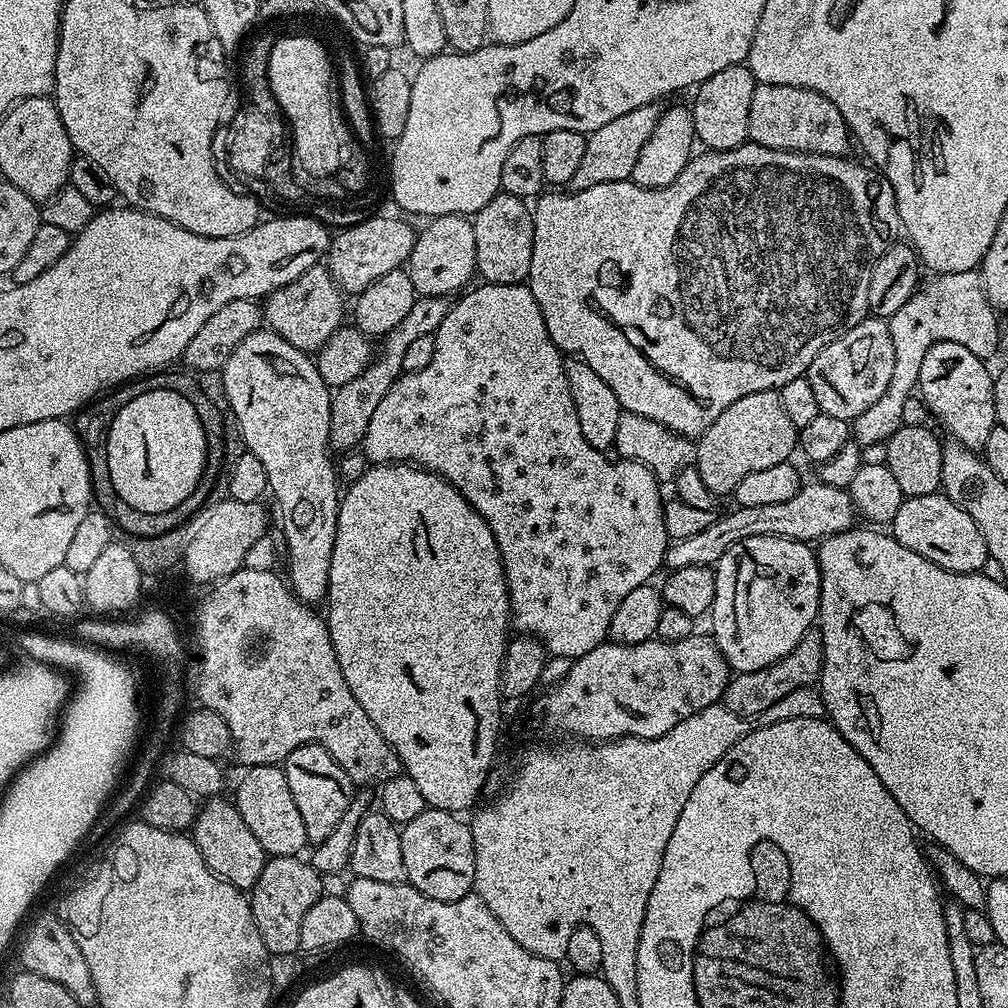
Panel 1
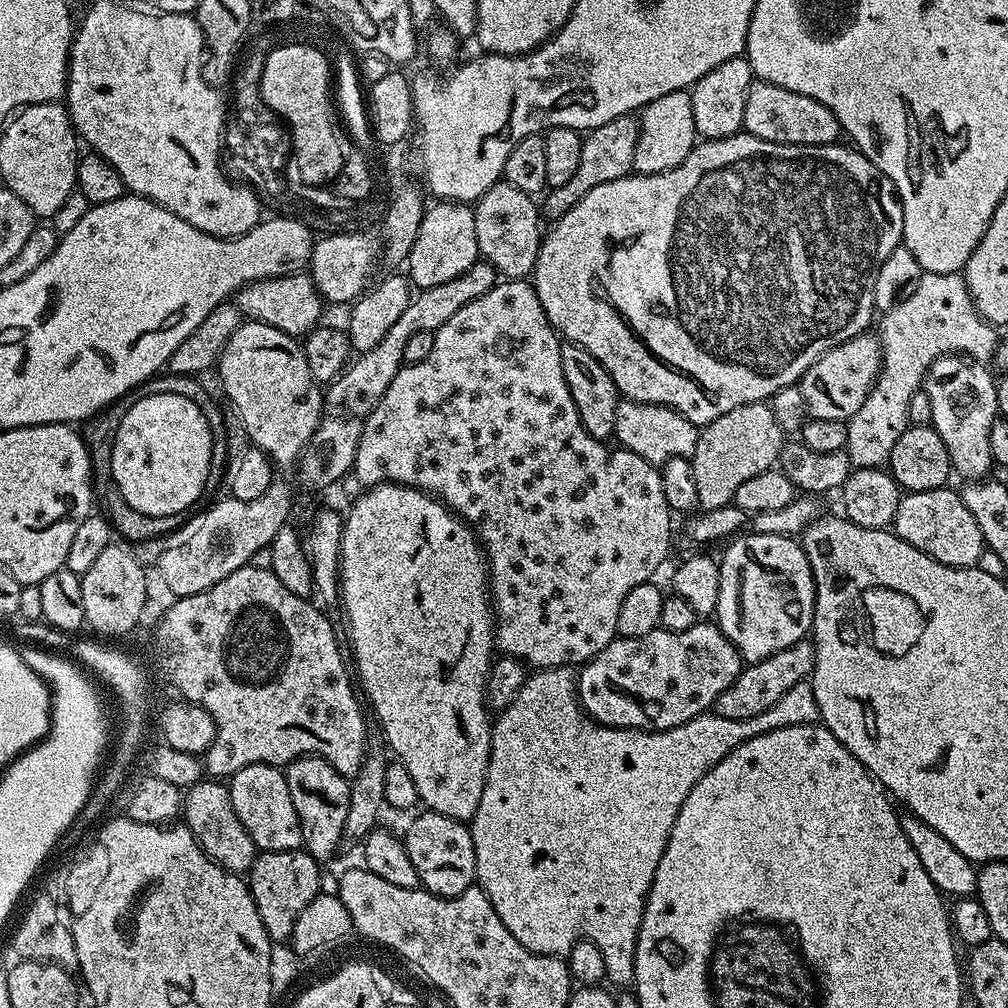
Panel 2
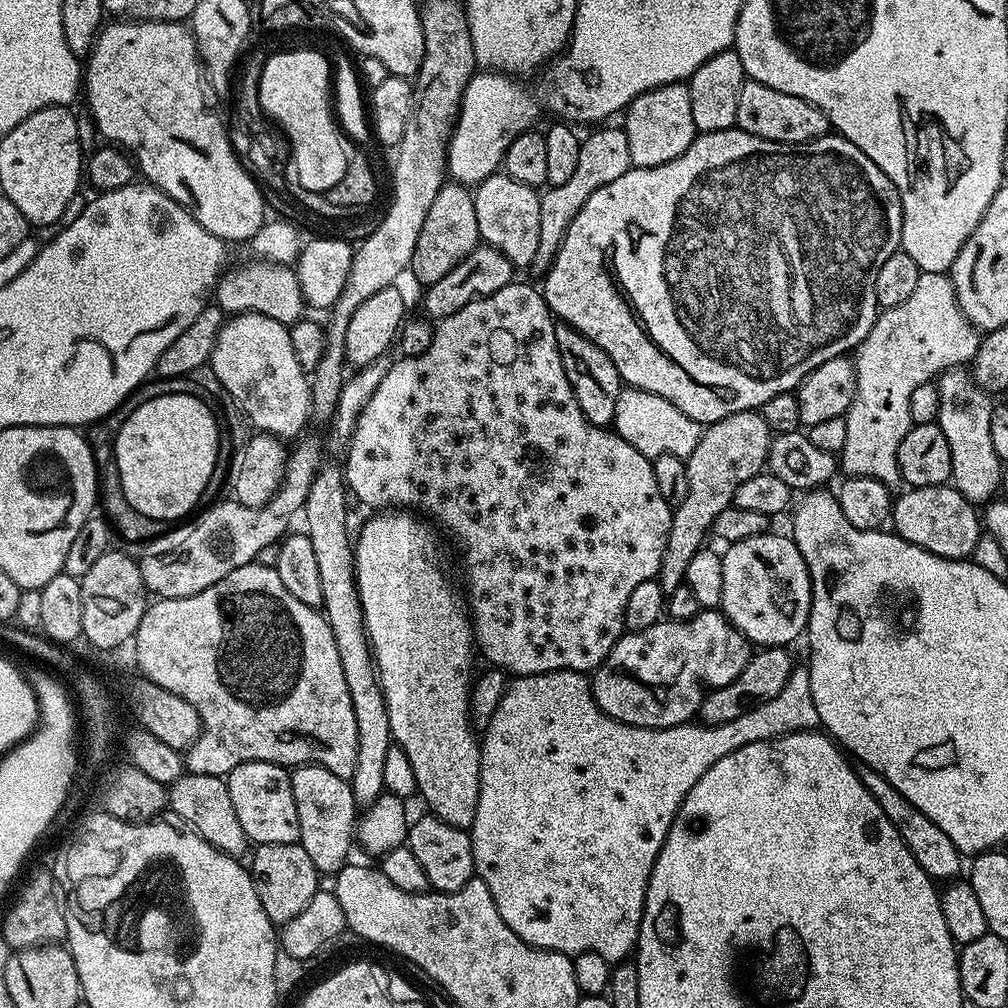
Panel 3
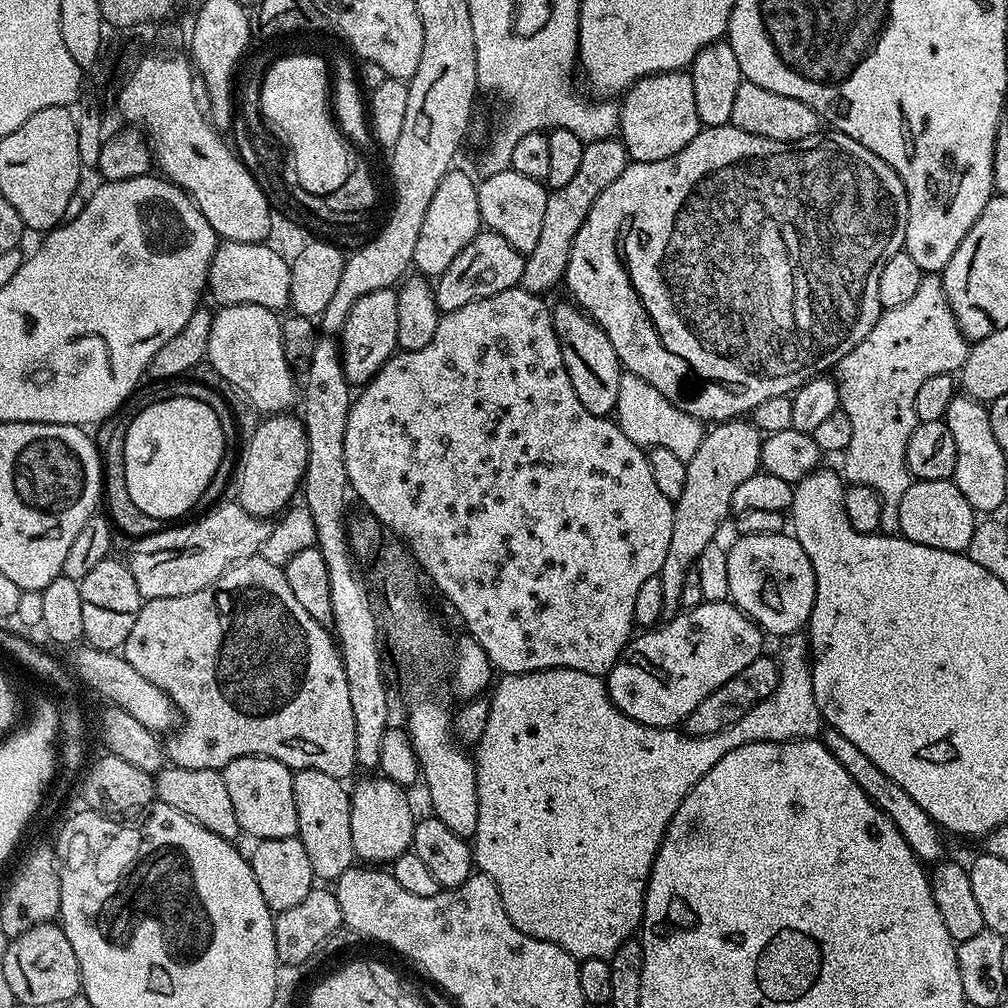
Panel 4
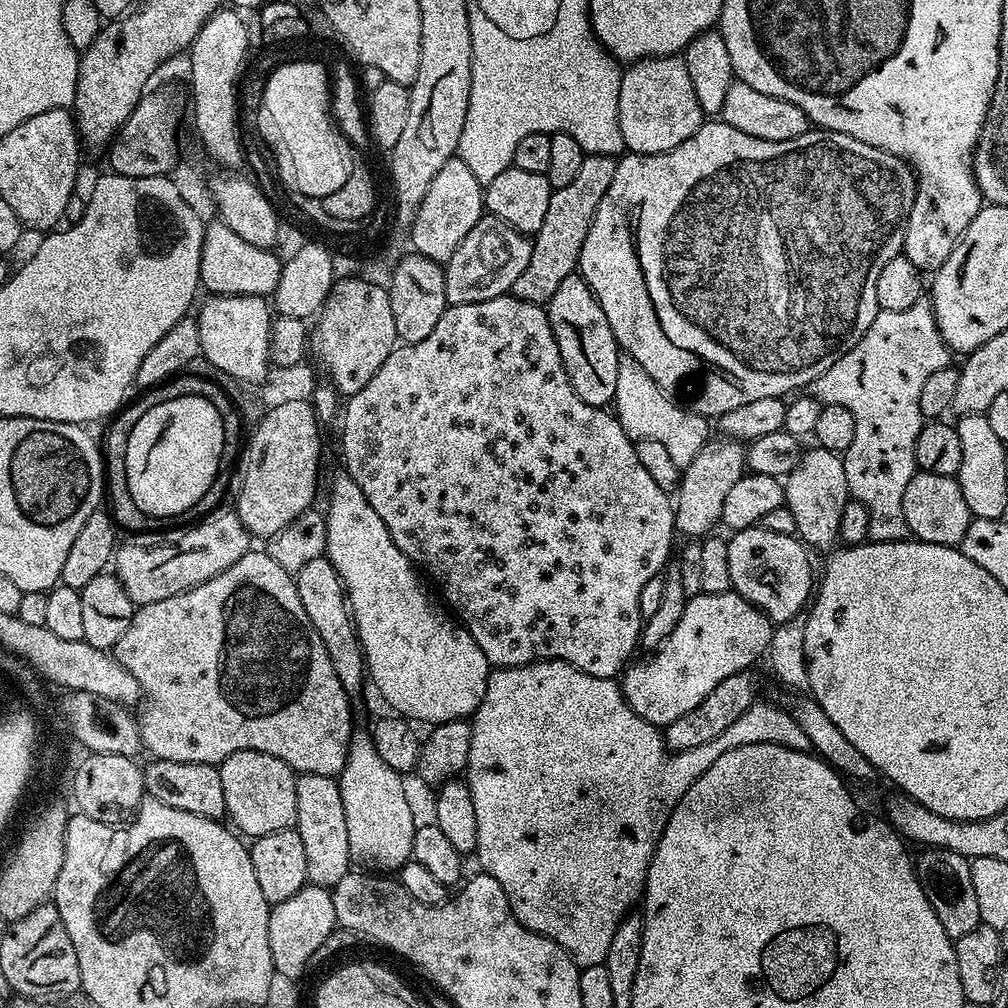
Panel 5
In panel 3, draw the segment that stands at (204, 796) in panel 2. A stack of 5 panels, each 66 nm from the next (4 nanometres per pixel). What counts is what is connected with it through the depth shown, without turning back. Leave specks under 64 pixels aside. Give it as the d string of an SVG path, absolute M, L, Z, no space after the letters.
M185 771L168 788L168 808L177 816L173 816L177 821L194 829L198 835L206 838L206 842L210 842L210 846L222 849L227 856L240 858L244 851L249 851L250 841L246 830L242 830L242 825L238 823L234 805L230 803L230 790L225 777Z

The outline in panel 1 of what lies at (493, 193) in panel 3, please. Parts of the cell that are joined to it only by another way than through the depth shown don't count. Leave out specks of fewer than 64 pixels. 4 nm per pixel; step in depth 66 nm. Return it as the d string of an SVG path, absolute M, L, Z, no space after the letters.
M499 192L474 214L476 269L485 283L518 284L527 279L533 253L533 211L525 204L521 197Z

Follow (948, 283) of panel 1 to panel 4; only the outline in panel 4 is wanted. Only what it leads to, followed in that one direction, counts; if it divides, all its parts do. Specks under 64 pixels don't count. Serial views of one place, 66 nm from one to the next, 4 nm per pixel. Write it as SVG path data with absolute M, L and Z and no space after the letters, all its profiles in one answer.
M926 274L918 290L902 306L881 311L870 334L836 363L834 379L840 390L840 408L850 418L850 446L842 454L844 476L849 485L861 484L878 494L882 506L880 532L896 534L900 531L898 506L906 487L906 442L918 423L914 410L914 397L918 386L934 374L956 374L966 362L970 341L956 324L948 299L944 293L944 281L939 275Z

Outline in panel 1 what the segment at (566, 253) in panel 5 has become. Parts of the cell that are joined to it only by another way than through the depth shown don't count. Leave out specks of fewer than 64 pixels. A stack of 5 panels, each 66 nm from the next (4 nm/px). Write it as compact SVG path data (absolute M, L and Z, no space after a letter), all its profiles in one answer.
M659 103L638 106L638 110L630 110L627 114L606 122L606 126L598 126L598 130L587 133L586 150L572 179L571 191L577 192L590 186L600 186L602 182L629 179L634 170L634 162L638 162L638 154L642 154L642 146L646 146L646 138L654 134L654 126L661 111Z

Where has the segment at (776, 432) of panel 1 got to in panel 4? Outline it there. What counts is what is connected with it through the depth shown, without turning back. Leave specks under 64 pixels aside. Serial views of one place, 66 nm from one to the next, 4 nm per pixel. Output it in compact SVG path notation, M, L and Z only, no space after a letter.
M751 419L722 420L713 423L705 431L700 447L686 462L686 486L682 490L682 498L674 501L670 550L666 550L666 562L662 562L659 574L665 617L671 618L681 611L682 586L686 582L686 574L694 570L702 550L706 550L706 546L717 539L716 531L732 512L734 490L738 490L746 478L761 471L761 439L762 433Z

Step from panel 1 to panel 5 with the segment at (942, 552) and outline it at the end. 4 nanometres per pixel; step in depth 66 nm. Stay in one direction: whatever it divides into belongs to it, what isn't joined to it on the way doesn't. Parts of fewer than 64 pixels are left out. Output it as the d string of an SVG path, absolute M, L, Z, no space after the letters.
M919 470L913 471L913 476L910 475L904 481L904 493L902 494L902 514L906 518L906 526L908 527L909 533L915 539L921 540L922 542L926 542L927 544L937 544L938 546L946 546L947 548L953 546L959 546L961 542L964 540L964 535L966 534L966 530L970 526L970 522L974 519L972 515L972 511L970 510L970 506L966 506L966 498L962 494L962 486L956 481L956 477L954 476L943 476L942 474L930 474L929 472L921 472Z

